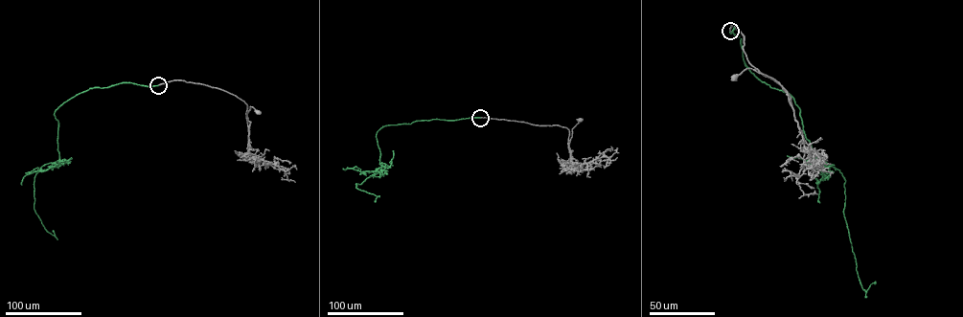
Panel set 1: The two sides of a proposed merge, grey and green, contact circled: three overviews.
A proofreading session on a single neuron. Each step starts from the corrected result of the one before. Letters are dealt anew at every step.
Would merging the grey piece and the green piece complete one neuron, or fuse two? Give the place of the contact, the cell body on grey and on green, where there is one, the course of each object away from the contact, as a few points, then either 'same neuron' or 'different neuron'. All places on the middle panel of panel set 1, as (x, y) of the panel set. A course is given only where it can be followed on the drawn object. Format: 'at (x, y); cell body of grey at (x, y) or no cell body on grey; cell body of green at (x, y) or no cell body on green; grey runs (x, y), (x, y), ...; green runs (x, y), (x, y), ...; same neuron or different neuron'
at (480, 118); cell body of grey at (580, 120); no cell body on green; grey runs (480, 118), (566, 127), (569, 132), (569, 150), (572, 128), (581, 120); green runs (480, 118), (383, 126), (376, 134), (381, 169), (355, 184), (377, 196), (375, 202); same neuron

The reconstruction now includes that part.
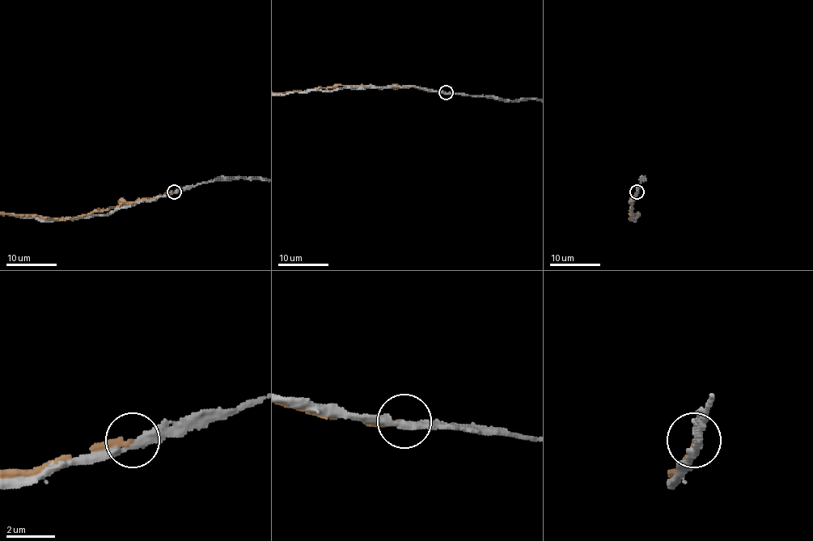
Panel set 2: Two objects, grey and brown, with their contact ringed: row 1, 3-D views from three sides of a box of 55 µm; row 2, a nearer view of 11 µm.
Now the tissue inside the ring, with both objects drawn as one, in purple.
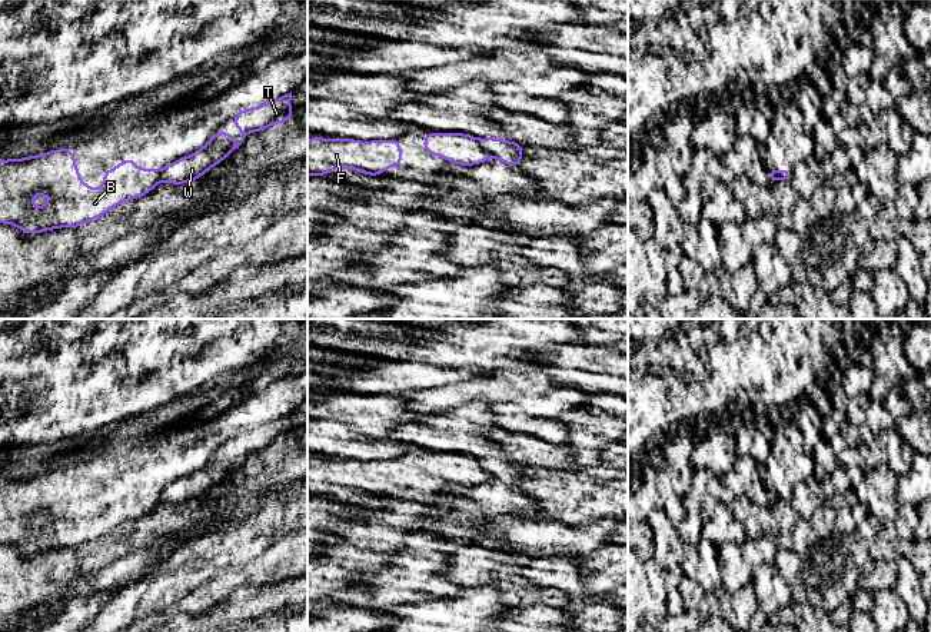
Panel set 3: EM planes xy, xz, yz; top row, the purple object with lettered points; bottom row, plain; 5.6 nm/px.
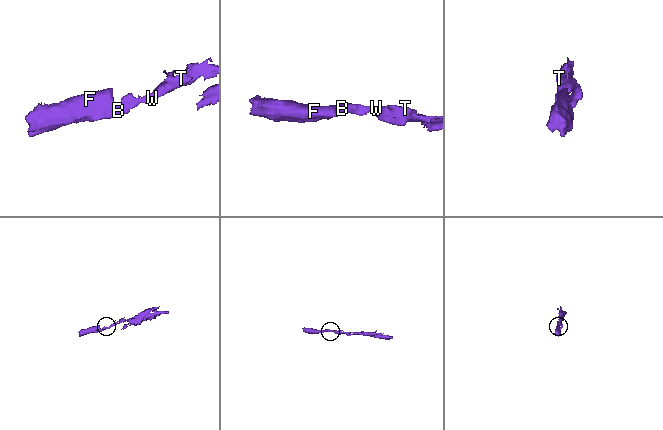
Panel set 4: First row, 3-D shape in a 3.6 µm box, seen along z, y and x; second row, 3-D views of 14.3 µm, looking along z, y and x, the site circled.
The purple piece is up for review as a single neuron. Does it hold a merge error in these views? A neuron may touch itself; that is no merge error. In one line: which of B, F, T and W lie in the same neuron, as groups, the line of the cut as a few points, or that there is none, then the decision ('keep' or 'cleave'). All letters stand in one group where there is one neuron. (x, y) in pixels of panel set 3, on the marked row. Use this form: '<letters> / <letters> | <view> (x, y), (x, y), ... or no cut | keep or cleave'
B F / T W | xz (478, 140), (491, 155) | cleave

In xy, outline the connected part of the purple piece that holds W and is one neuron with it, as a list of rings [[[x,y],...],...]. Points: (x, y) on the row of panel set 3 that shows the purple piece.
[[[216,132],[210,136],[209,142],[197,152],[182,157],[167,164],[159,177],[159,182],[172,184],[184,184],[190,180],[197,180],[209,169],[225,160],[232,152],[239,149],[235,143],[235,136],[227,132]]]

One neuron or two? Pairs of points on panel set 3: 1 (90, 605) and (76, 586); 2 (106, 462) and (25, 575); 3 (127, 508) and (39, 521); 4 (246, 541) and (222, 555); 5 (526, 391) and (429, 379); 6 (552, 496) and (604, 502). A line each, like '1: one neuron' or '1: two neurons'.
1: two neurons
2: two neurons
3: two neurons
4: one neuron
5: two neurons
6: one neuron

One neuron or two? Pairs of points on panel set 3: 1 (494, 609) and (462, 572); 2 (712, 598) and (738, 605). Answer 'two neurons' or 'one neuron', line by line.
1: two neurons
2: one neuron

